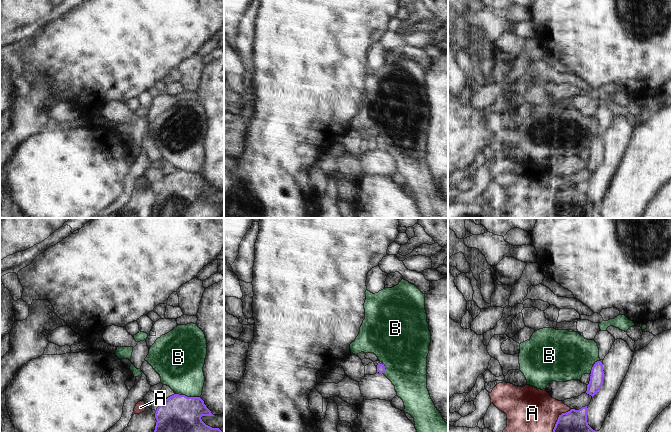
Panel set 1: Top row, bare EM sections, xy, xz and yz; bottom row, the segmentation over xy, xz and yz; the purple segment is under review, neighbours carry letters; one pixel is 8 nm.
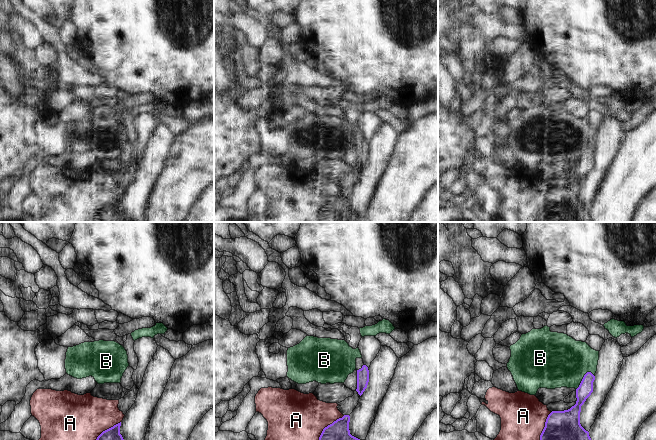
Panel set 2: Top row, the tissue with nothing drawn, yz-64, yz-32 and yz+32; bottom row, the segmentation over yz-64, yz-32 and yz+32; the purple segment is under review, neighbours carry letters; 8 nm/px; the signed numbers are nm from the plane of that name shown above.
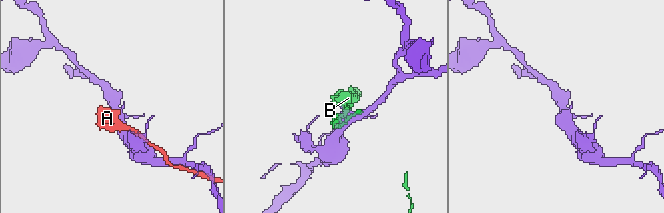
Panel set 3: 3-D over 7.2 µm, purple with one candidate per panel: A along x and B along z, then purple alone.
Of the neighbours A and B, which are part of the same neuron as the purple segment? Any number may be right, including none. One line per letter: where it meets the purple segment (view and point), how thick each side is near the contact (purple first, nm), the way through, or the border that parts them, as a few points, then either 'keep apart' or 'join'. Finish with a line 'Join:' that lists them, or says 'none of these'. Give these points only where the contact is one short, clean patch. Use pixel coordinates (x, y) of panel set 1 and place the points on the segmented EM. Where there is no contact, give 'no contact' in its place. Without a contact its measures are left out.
A: meets purple in yz at (558, 418); 180 nm thick on the purple side, 360 nm on the other; keep apart
B: meets purple in xy at (188, 397); 300 nm thick on the purple side, 360 nm on the other; keep apart
Join: none of these

